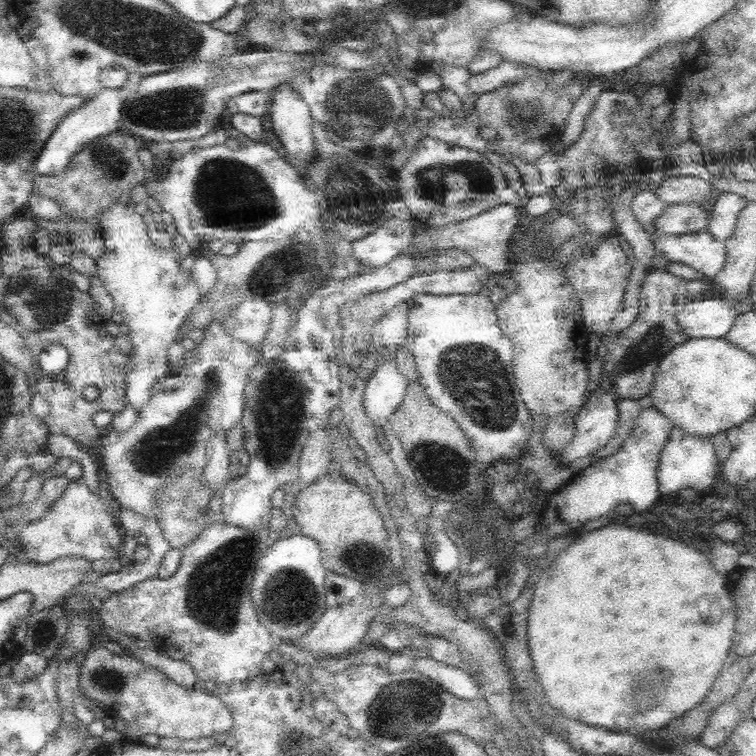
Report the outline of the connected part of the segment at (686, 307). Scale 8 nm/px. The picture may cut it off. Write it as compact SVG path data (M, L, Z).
M718 296L682 302L678 307L678 325L688 339L722 339L734 324L742 308Z

